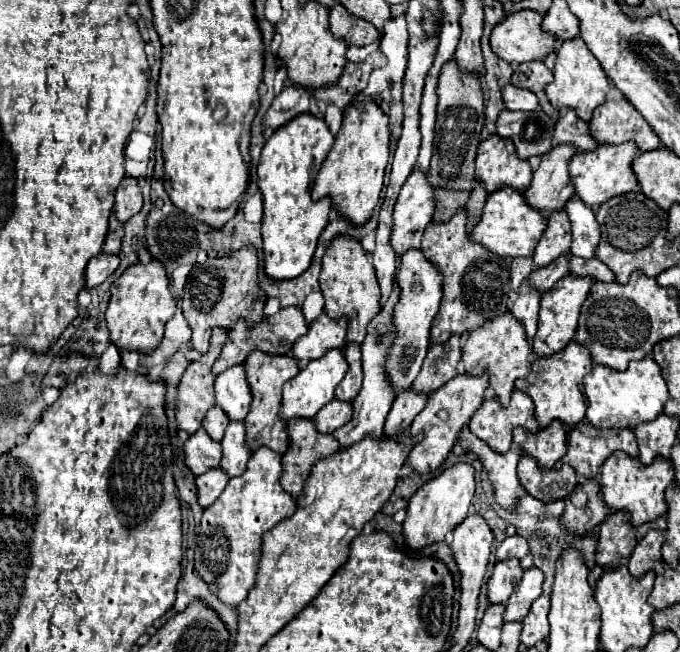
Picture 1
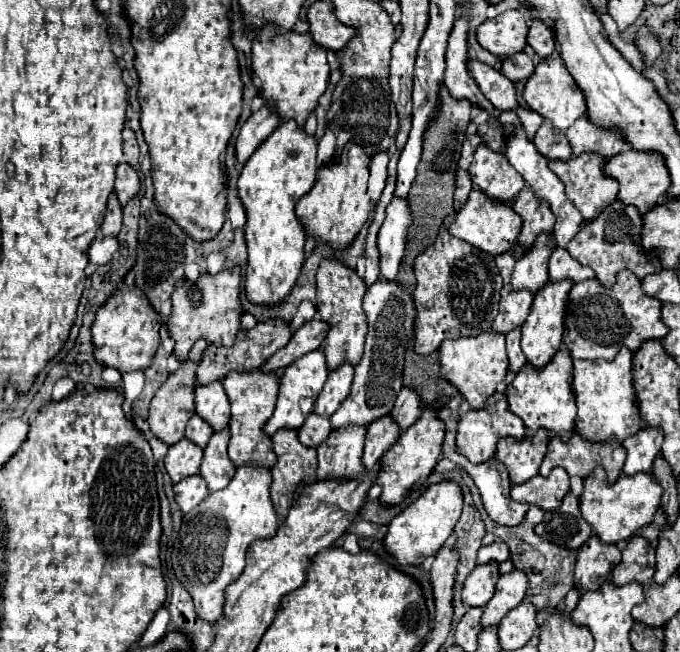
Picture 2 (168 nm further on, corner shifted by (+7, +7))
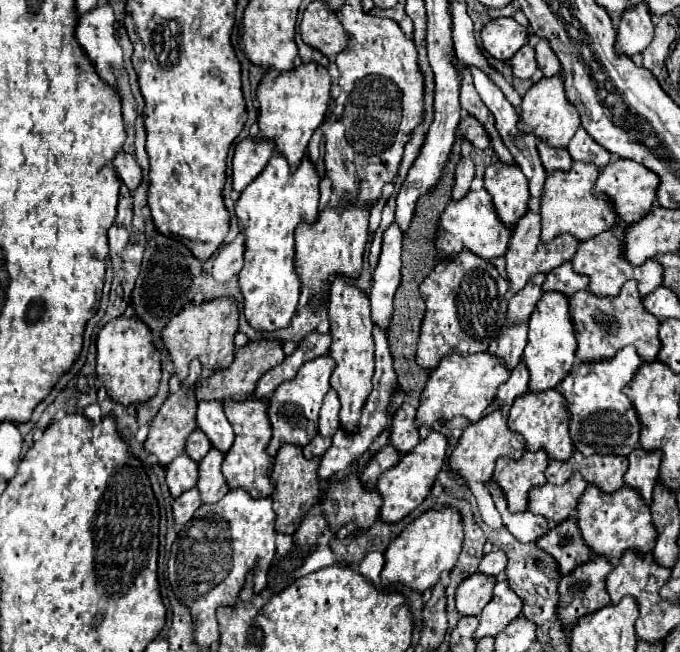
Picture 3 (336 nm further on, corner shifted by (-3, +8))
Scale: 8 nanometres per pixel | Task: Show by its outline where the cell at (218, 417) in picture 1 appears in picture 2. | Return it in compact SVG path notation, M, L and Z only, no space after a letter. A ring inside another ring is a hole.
M193 415L193 417L189 419L185 437L191 439L195 445L199 445L199 447L205 449L205 445L207 445L209 439L211 439L211 435L213 435L213 429L209 429L209 423L207 423L207 421L201 421L201 417L197 417L197 415Z

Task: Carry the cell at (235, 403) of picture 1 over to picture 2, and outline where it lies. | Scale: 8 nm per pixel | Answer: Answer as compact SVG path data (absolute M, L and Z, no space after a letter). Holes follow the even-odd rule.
M213 381L209 385L197 385L195 411L215 431L227 427L227 423L229 423L229 397L225 397L225 389L223 389L221 381Z

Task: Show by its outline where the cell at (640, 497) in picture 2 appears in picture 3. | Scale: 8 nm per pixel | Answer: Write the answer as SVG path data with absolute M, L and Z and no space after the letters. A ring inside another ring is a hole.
M589 484L573 512L573 518L579 524L579 530L581 530L581 536L587 548L593 554L603 556L607 560L619 560L627 550L643 556L651 552L657 540L657 532L651 522L649 506L641 500L637 492L633 492L627 486L623 486L615 494L603 494L599 488Z

